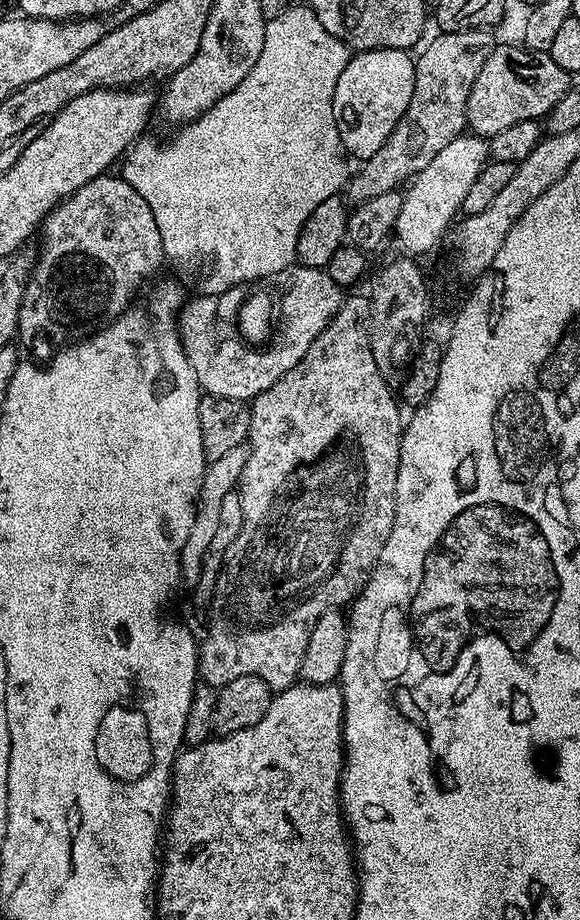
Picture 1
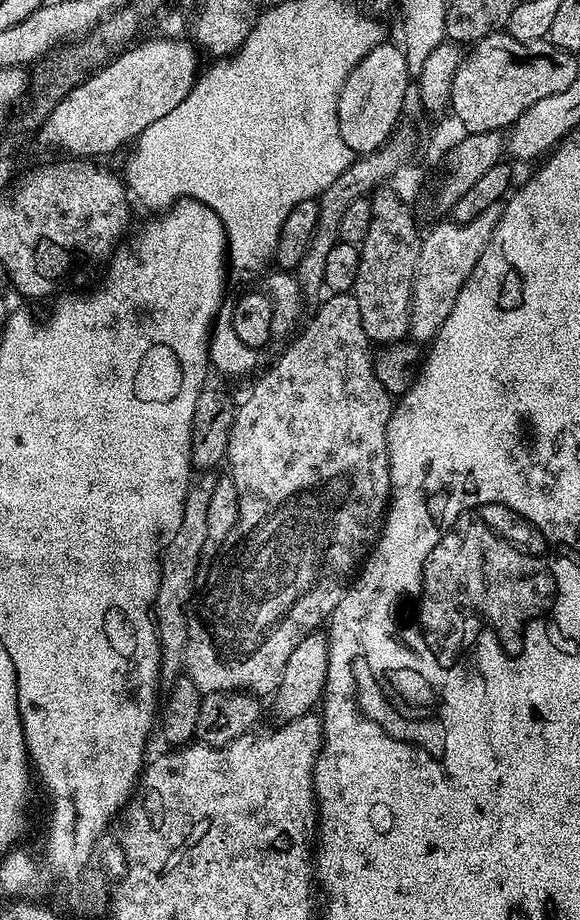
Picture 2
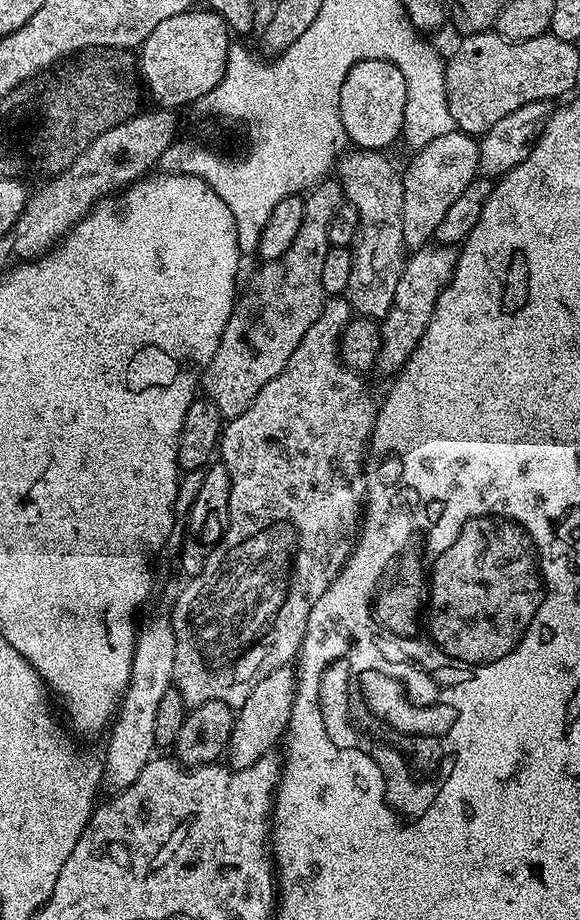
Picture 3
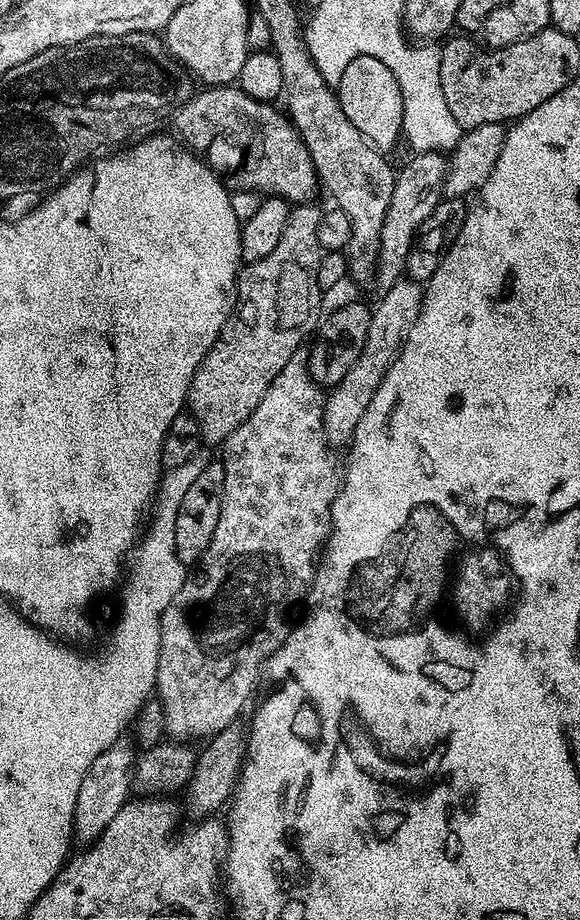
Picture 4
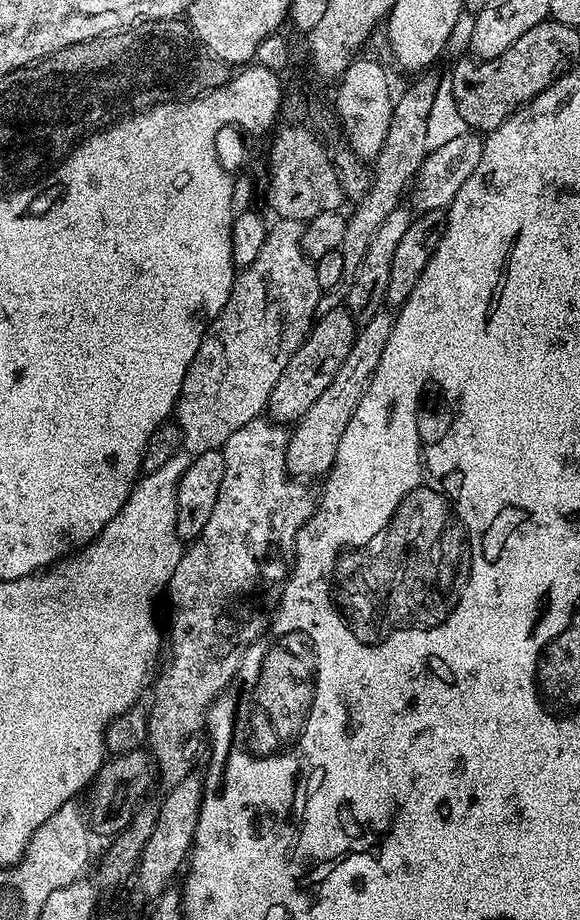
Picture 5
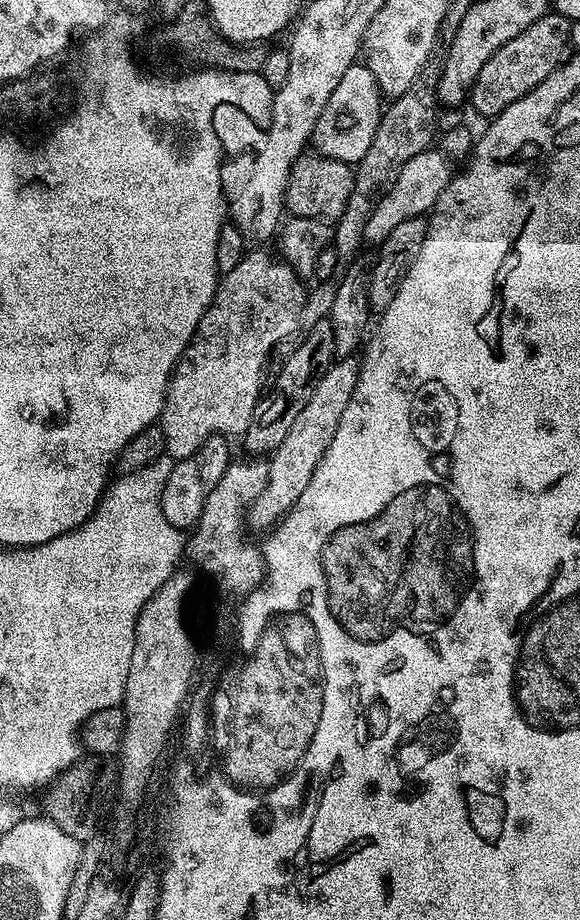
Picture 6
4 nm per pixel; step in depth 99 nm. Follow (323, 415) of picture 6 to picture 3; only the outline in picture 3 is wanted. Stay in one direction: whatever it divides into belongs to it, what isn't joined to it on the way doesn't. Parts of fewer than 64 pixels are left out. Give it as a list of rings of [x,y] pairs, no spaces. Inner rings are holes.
[[[425,246],[417,248],[405,259],[401,277],[398,279],[397,290],[394,293],[393,305],[385,314],[380,324],[380,353],[376,359],[375,371],[381,372],[387,378],[395,377],[404,367],[405,362],[414,354],[422,334],[426,334],[426,326],[430,326],[430,318],[434,314],[434,306],[442,294],[442,290],[452,280],[452,272],[456,269],[457,249],[452,246]]]

